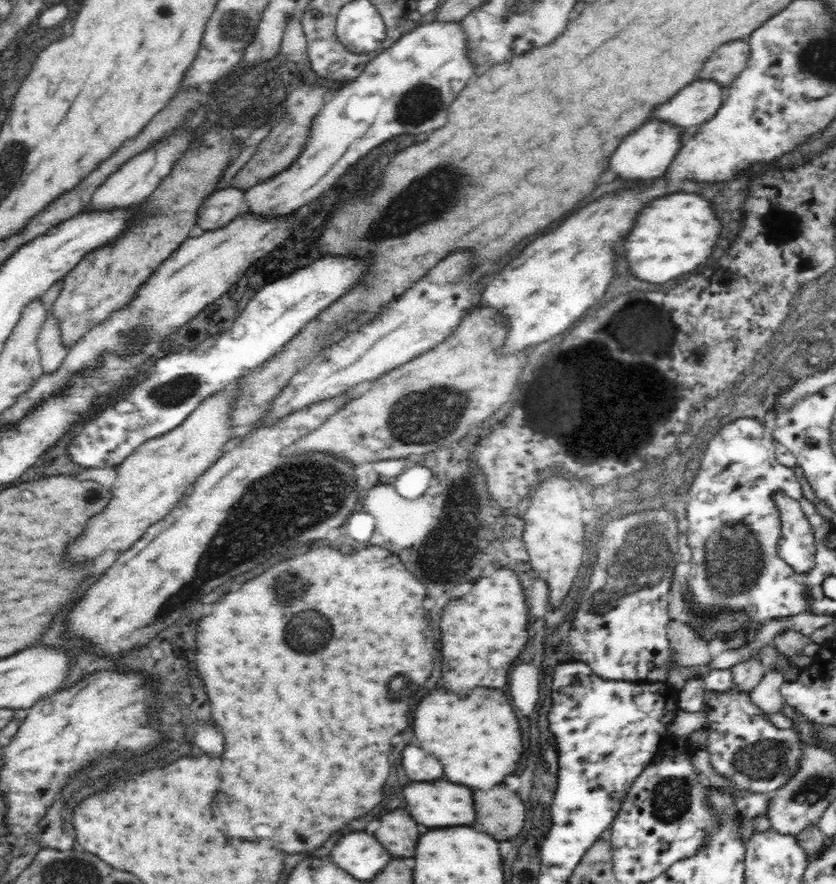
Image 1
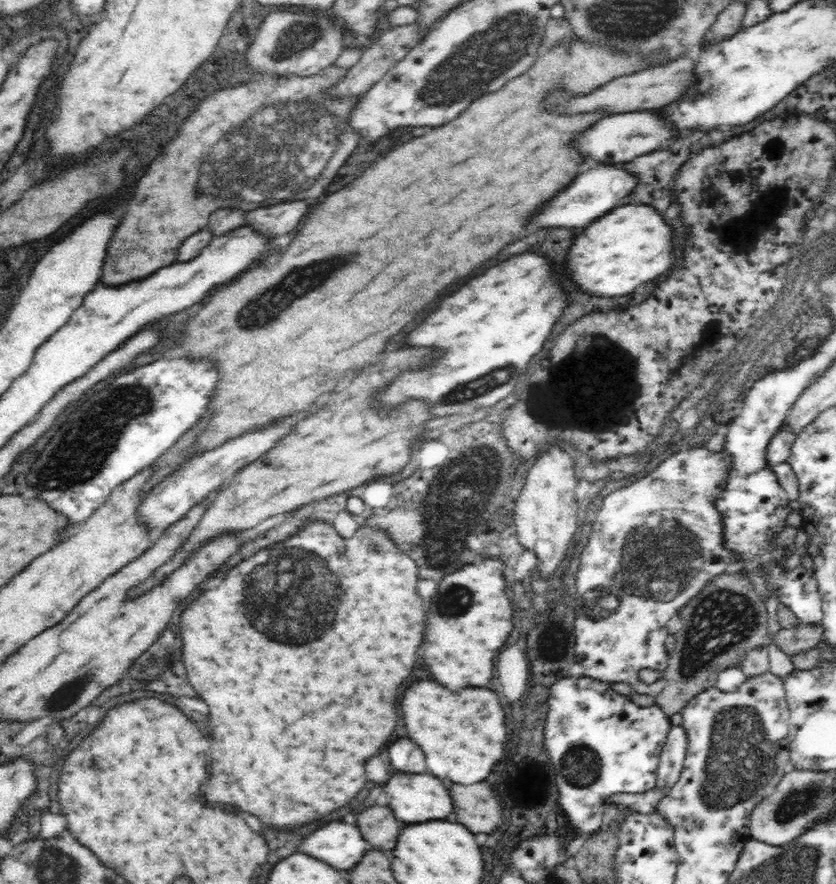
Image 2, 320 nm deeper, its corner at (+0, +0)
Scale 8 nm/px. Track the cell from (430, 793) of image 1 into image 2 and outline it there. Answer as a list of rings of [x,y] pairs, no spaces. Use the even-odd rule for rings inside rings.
[[[398,772],[388,780],[386,794],[390,796],[388,806],[392,808],[396,818],[404,820],[404,822],[444,820],[454,810],[452,798],[450,798],[448,790],[444,788],[444,784],[438,778],[428,776],[428,774],[404,774],[404,772]]]

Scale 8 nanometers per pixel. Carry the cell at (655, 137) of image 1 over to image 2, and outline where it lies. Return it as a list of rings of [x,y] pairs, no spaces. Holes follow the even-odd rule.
[[[600,164],[596,170],[590,170],[576,178],[576,182],[572,182],[572,186],[568,186],[568,190],[564,190],[564,194],[560,194],[560,198],[556,198],[552,206],[548,206],[548,210],[540,210],[540,214],[532,218],[532,226],[540,224],[542,228],[582,228],[616,208],[620,200],[624,200],[636,186],[636,177],[624,171],[621,166]]]

